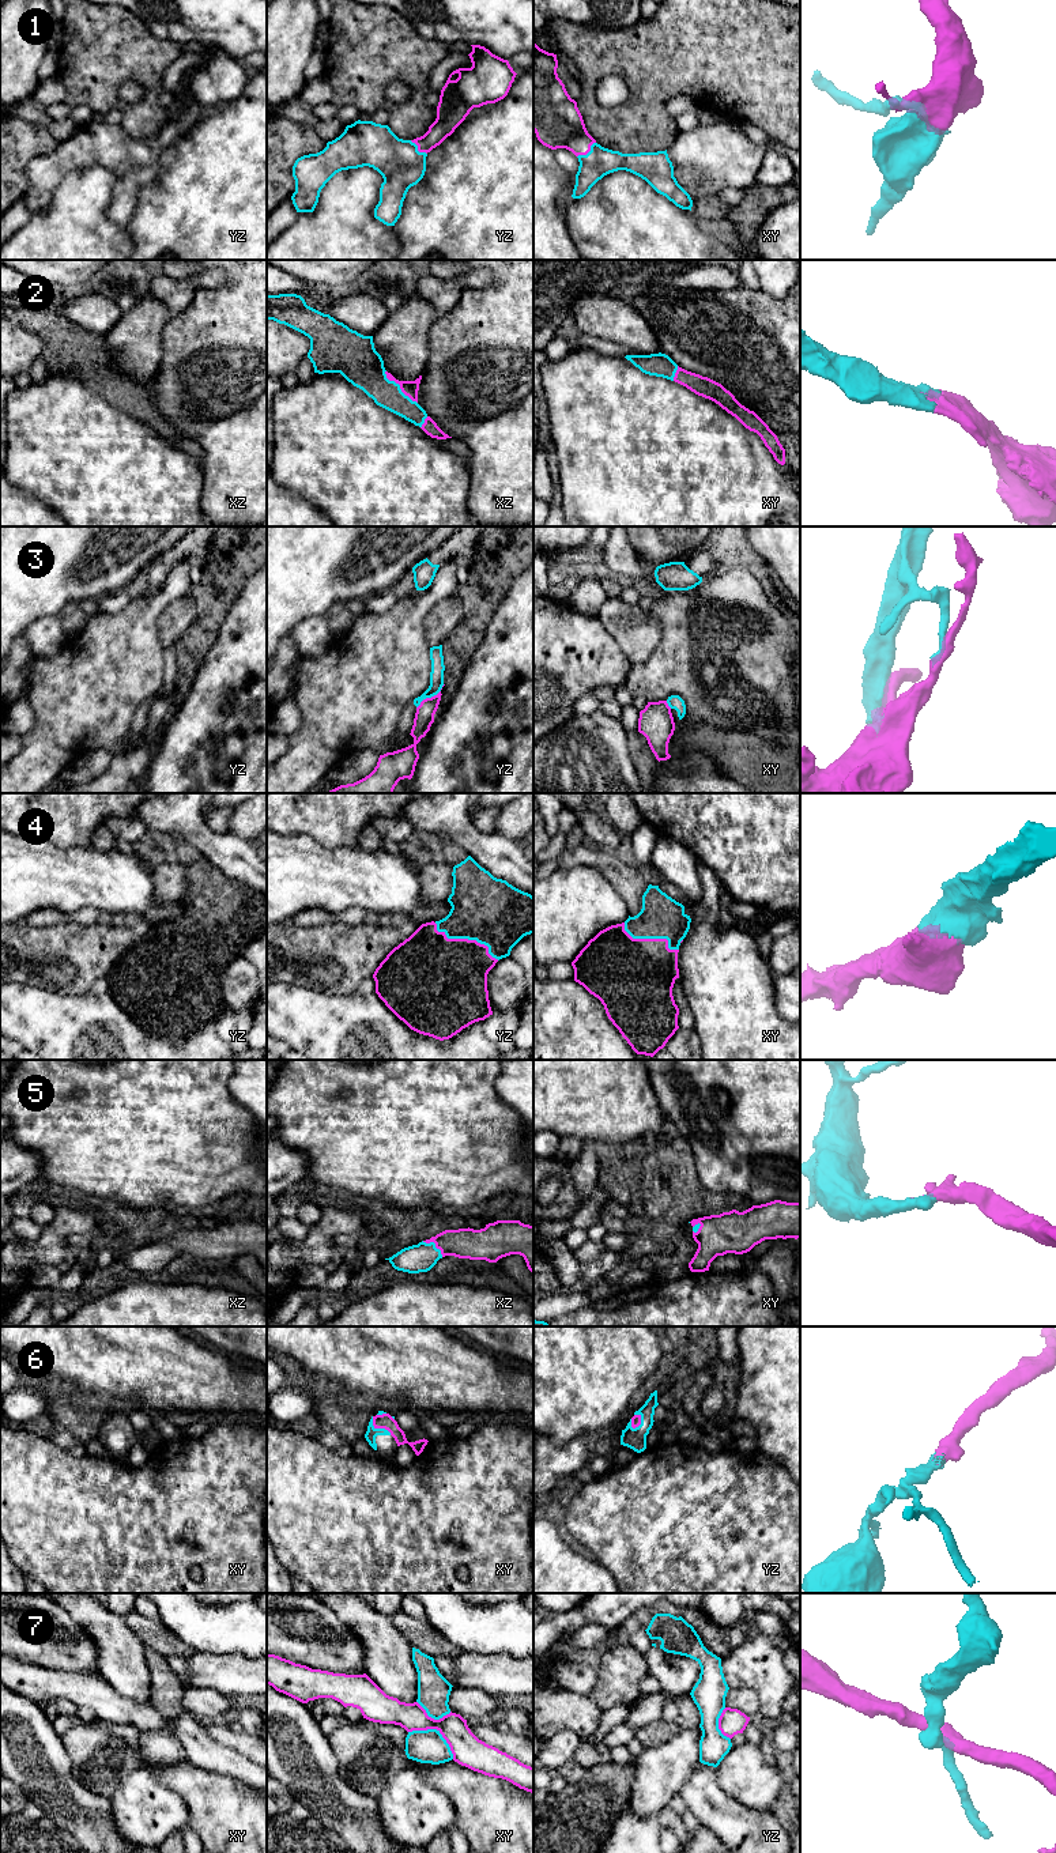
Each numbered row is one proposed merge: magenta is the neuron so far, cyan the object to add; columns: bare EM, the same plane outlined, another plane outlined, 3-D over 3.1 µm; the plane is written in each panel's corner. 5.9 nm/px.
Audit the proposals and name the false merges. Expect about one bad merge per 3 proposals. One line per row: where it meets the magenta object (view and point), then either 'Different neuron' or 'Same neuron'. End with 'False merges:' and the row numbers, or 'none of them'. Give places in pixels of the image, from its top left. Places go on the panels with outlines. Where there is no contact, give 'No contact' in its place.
1: Touches magenta at xy (587, 153). Same neuron
2: Touches magenta at xz (400, 387). Same neuron
3: Touches magenta at yz (432, 697). Different neuron
4: Touches magenta at yz (467, 939). Same neuron
5: Touches magenta at xz (434, 1242). Same neuron
6: Touches magenta at xy (378, 1427). Same neuron
7: Touches magenta at xy (437, 1729). Different neuron
False merges: 3, 7

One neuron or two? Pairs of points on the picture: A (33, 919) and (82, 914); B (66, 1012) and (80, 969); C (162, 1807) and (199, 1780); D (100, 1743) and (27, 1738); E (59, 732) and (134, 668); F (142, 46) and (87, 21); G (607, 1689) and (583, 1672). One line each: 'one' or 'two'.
A: one
B: two
C: two
D: two
E: one
F: one
G: two

